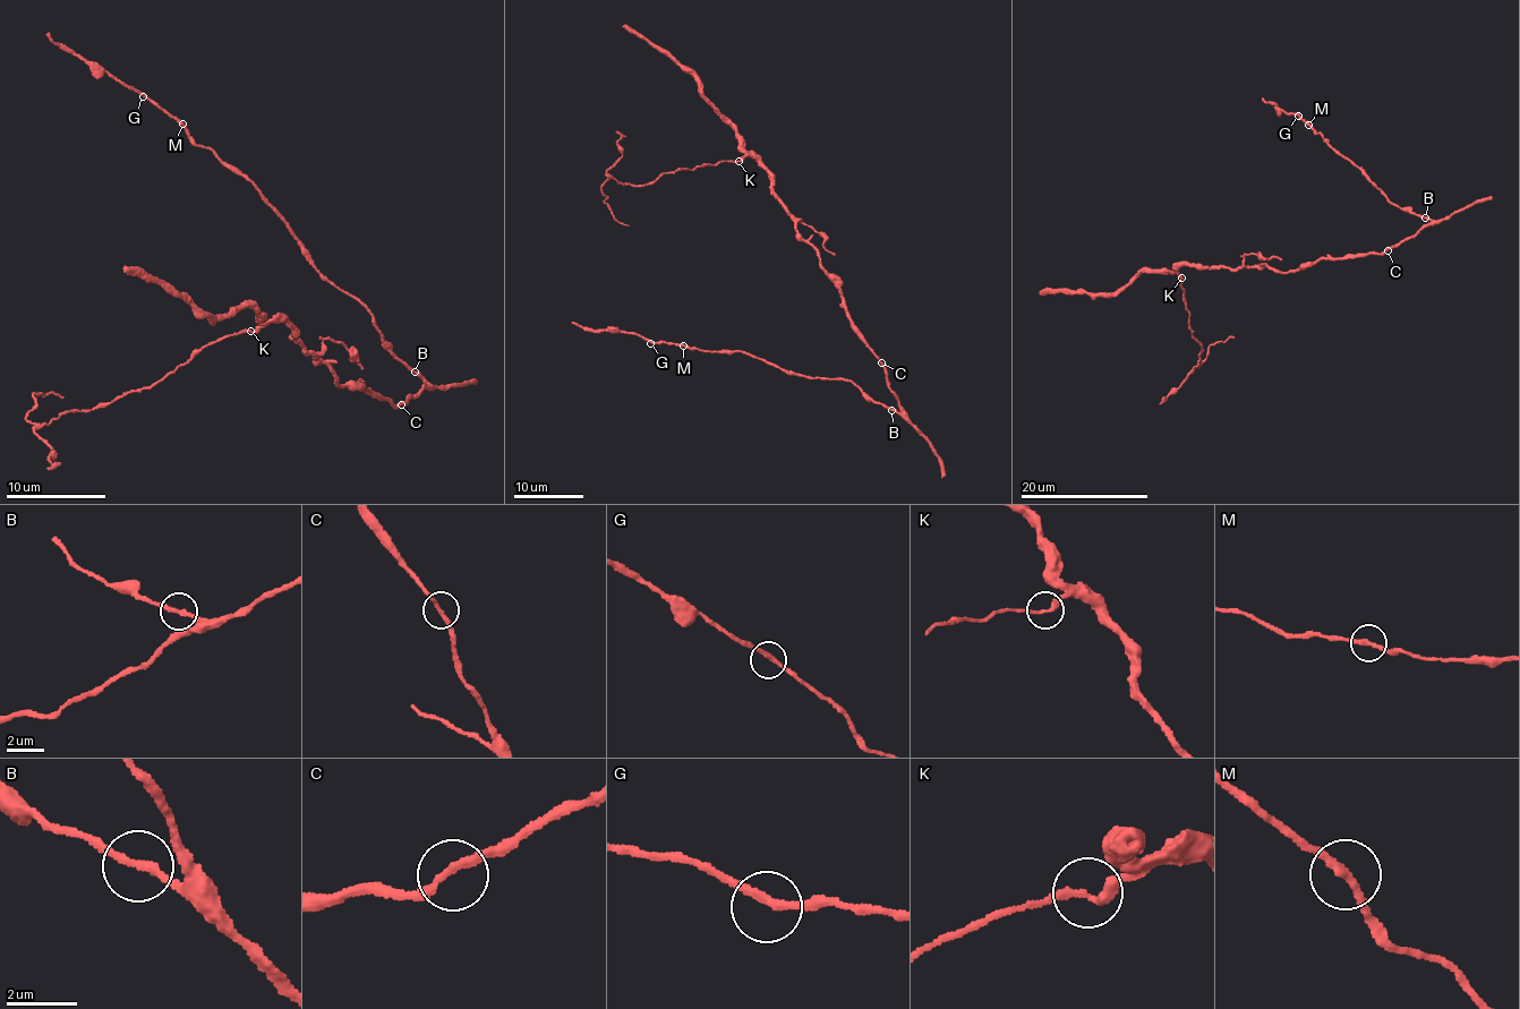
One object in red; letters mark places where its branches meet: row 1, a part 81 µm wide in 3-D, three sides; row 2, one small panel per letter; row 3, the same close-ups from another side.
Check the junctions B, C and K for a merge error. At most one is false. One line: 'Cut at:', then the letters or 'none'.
Cut at: none

